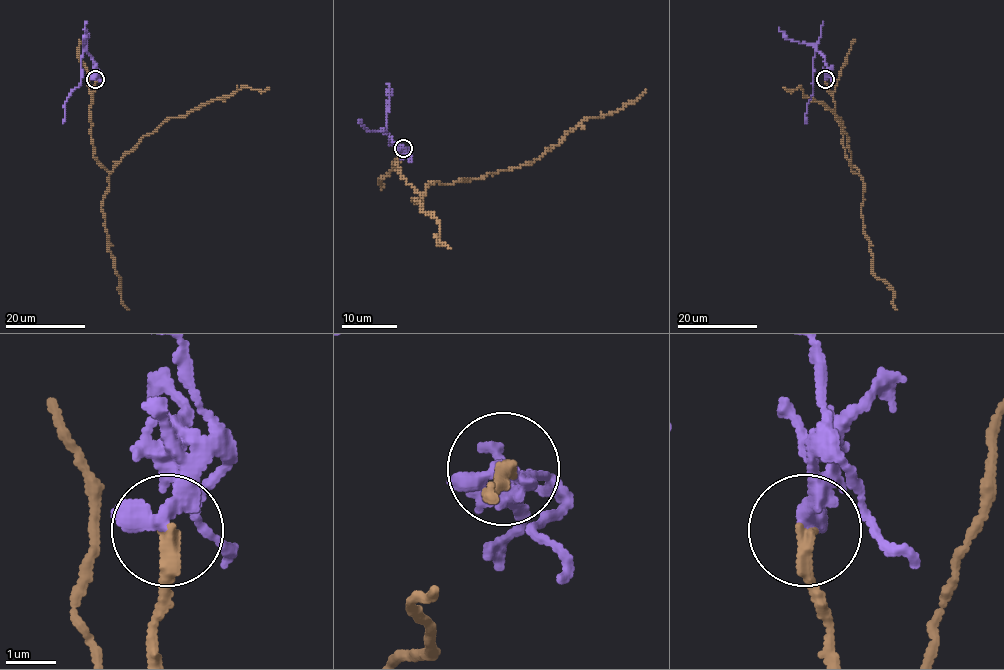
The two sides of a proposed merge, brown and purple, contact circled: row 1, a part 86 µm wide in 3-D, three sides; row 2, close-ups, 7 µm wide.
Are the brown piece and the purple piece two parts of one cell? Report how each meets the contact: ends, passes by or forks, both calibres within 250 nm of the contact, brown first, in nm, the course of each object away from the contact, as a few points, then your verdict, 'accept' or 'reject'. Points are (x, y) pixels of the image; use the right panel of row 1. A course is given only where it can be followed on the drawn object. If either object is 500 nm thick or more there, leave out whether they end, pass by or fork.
brown ends; purple ends; calibres 280 and 400 nm; course brown (825, 79), (845, 156), (857, 173), (850, 167), (840, 118), (804, 97), (800, 86), (790, 91), (783, 87); course purple (825, 79), (824, 58), (816, 51), (813, 93), (807, 104), (806, 123); reject

